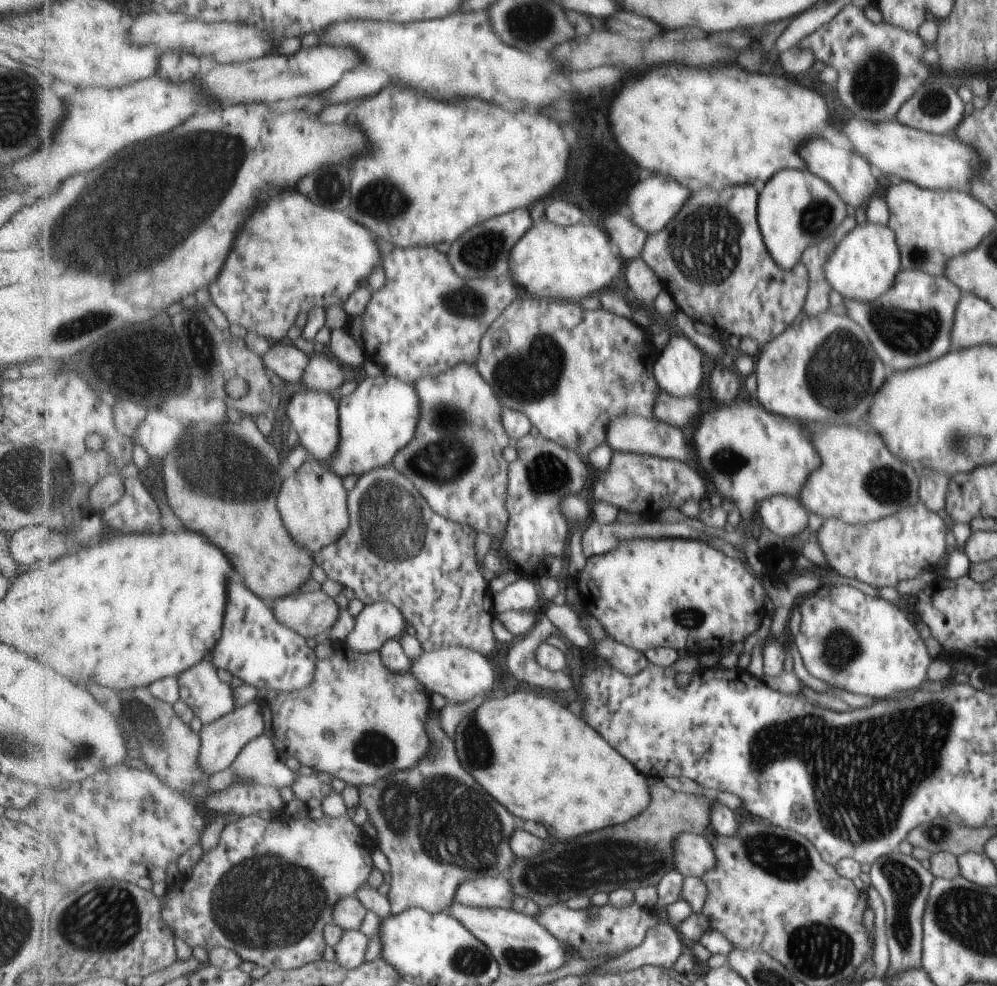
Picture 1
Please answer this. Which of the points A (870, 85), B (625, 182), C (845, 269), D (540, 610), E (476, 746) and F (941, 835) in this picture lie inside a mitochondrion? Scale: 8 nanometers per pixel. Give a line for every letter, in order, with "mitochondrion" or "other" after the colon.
A: mitochondrion
B: other
C: other
D: other
E: mitochondrion
F: mitochondrion

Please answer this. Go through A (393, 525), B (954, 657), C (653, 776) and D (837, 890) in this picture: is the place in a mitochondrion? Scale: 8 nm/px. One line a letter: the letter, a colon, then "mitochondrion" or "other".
A: mitochondrion
B: other
C: other
D: other

